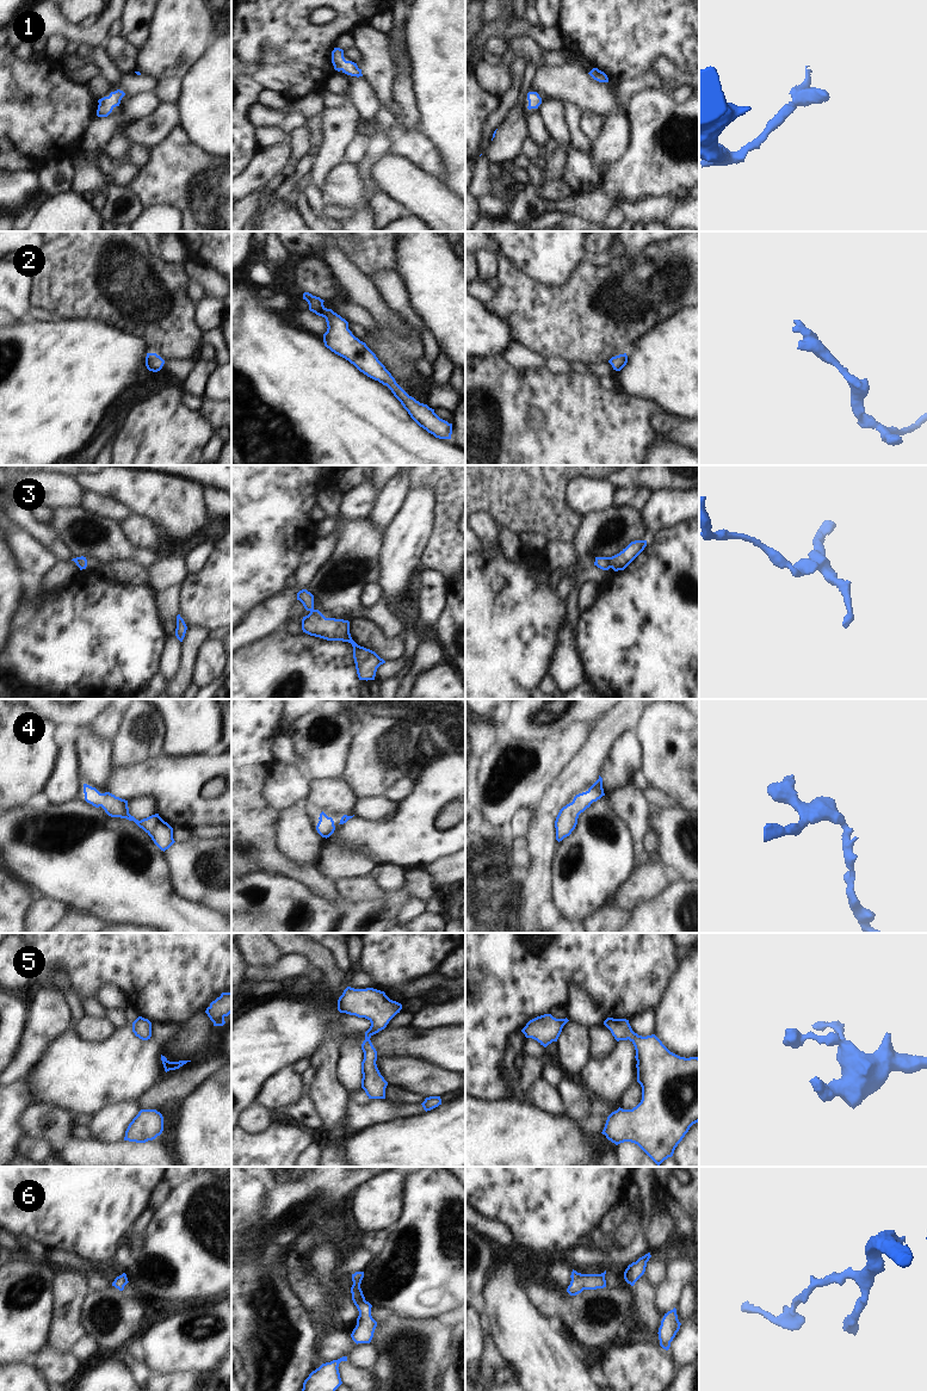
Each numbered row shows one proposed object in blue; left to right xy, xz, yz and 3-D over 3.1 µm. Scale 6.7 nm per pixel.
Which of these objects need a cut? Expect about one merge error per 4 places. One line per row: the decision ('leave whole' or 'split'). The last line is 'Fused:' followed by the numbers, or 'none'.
1: leave whole
2: leave whole
3: split
4: leave whole
5: leave whole
6: leave whole
Fused: 3

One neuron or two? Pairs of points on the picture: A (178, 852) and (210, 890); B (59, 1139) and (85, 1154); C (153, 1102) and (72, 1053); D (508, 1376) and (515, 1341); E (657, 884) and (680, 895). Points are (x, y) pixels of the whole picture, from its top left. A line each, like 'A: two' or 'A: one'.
A: one
B: one
C: two
D: two
E: two

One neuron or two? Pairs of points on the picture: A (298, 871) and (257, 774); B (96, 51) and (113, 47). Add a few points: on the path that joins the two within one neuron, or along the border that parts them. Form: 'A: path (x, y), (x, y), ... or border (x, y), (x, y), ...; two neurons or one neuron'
A: path (272, 852), (254, 834), (254, 801); one neuron
B: border (104, 47), (107, 56); two neurons

